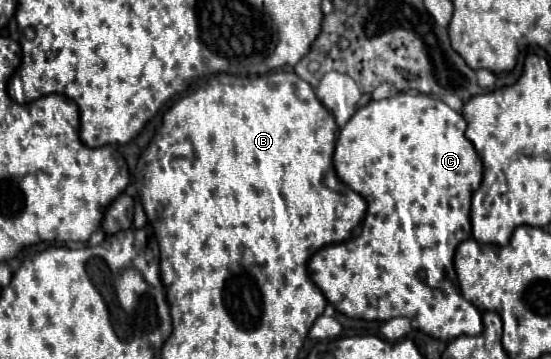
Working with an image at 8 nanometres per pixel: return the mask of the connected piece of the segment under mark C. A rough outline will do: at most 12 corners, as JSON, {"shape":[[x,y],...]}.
{"shape":[[427,94],[371,100],[337,176],[361,234],[317,250],[343,314],[479,336],[453,268],[483,178]]}

